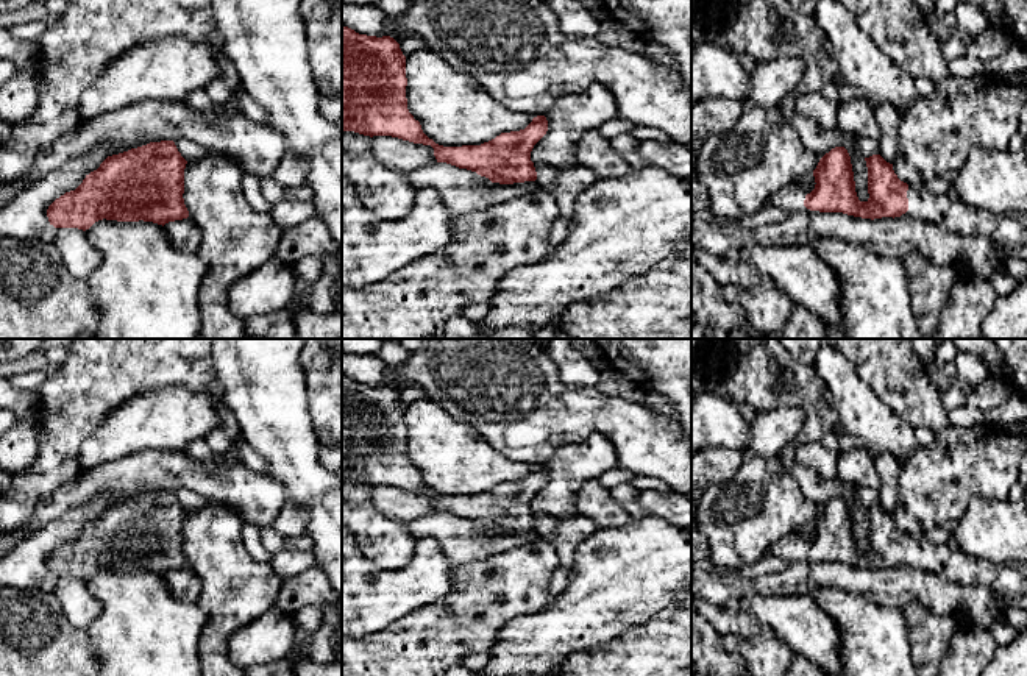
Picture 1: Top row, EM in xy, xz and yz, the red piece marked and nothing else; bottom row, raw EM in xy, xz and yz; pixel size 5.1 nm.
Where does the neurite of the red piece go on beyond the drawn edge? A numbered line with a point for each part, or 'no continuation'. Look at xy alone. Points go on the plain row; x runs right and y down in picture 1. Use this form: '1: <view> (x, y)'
no continuation

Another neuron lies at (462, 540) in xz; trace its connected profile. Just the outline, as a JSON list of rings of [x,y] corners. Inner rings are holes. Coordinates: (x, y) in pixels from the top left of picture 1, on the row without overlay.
[[[434,512],[406,523],[414,539],[435,539],[453,565],[464,565],[506,553],[515,546],[537,540],[535,531],[499,534],[476,521],[446,512]]]

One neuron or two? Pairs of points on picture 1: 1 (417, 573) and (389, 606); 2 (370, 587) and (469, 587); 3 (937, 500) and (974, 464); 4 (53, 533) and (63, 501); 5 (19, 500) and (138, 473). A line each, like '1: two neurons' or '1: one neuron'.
1: one neuron
2: two neurons
3: one neuron
4: two neurons
5: two neurons

